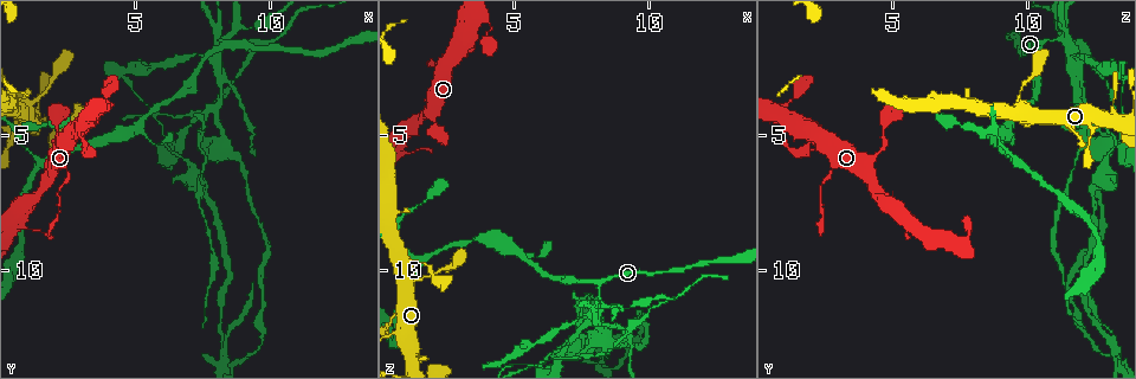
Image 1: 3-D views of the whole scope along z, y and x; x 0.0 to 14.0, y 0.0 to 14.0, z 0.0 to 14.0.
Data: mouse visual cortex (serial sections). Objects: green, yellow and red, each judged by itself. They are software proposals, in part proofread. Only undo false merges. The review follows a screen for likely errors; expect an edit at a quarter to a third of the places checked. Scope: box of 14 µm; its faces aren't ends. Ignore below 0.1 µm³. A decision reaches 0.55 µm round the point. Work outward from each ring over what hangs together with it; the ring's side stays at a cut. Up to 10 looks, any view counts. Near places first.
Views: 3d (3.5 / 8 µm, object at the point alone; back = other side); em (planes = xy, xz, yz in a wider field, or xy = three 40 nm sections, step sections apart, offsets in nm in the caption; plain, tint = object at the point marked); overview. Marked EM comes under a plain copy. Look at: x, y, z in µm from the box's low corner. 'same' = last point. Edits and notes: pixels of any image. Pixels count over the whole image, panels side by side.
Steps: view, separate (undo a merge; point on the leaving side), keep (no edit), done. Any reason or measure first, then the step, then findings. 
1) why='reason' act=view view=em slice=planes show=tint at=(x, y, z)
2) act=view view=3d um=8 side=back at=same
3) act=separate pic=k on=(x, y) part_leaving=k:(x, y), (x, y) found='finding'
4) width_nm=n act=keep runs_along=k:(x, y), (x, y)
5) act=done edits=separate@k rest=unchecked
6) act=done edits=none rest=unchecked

why='a fork' act=view view=3d um=3.5 at=(8.1, 1.9, 11.6)

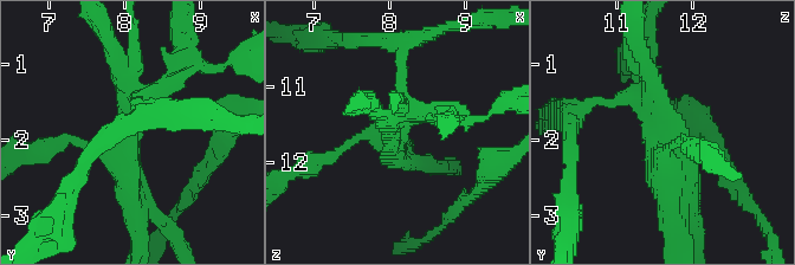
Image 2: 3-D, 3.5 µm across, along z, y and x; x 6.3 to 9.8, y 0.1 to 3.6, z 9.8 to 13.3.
act=view view=em slice=xy step=3 show=tint at=(8.05, 1.85, 11.60)

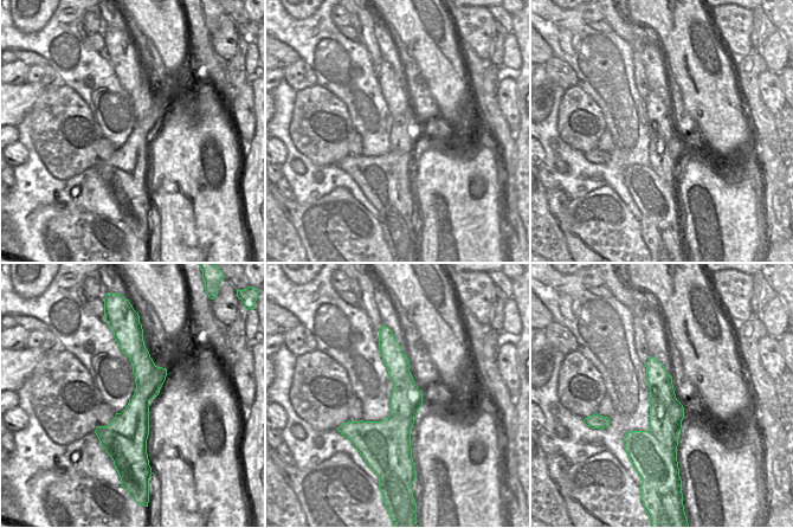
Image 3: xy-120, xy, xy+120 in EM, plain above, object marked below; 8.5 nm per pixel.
arms=4 act=separate pic=2 on=(676, 110) part_leaving=2:(642, 103), (679, 150), (672, 205) found='two cells meet here'

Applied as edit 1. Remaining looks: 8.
act=view view=overview

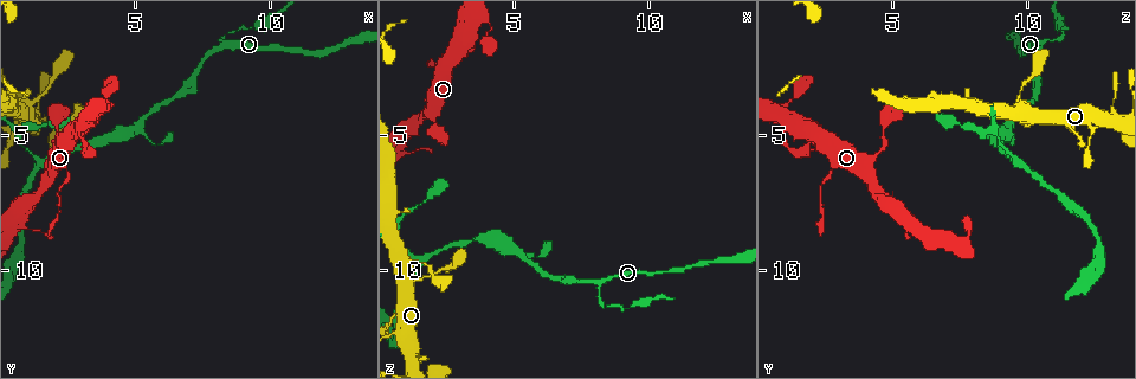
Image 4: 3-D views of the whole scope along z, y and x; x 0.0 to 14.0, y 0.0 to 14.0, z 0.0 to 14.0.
why='thick turns thin' act=view view=3d um=3.5 at=(1.3, 4.5, 13.4)

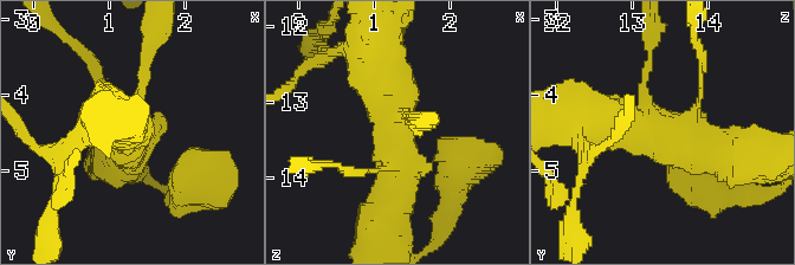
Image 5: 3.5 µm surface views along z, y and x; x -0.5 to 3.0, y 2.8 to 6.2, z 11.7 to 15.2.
act=view view=em slice=xy step=1 show=tint at=(1.25, 4.55, 13.35)

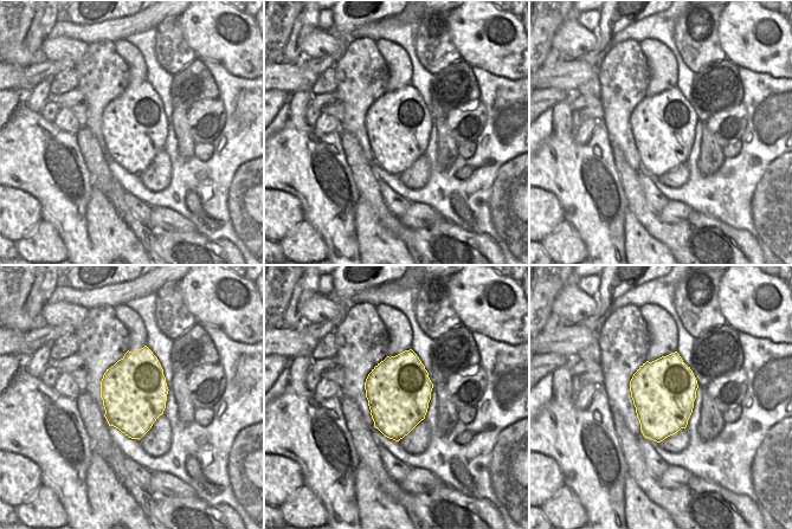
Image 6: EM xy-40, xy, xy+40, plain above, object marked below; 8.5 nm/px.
act=view view=em slice=xy step=2 show=tint at=same

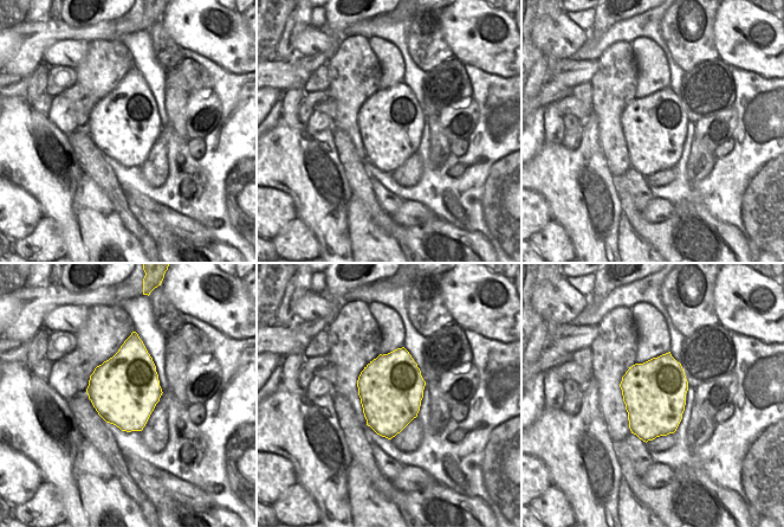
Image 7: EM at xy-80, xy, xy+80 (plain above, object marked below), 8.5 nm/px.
act=keep runs_along=5:(590, 116), (679, 135), (700, 84) found='one cell here'

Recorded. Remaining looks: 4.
act=view view=3d um=3.5 at=(1.6, 5.9, 9.6)

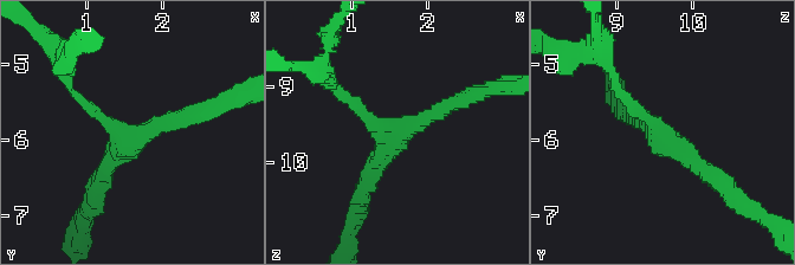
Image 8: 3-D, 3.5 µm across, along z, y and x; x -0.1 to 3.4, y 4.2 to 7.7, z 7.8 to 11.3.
act=view view=em slice=xy step=3 show=tint at=(1.60, 6.00, 9.65)

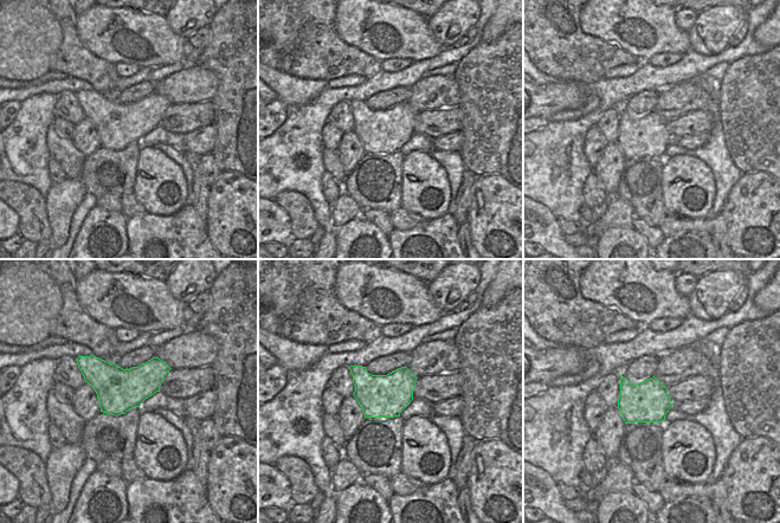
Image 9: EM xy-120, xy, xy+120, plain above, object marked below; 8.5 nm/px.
arm_widths_nm=150,200,250 act=keep runs_along=8:(463, 101), (394, 136), (364, 188) found='all the same cell'

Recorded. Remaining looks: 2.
act=done edits=separate@2 rest=unchecked

